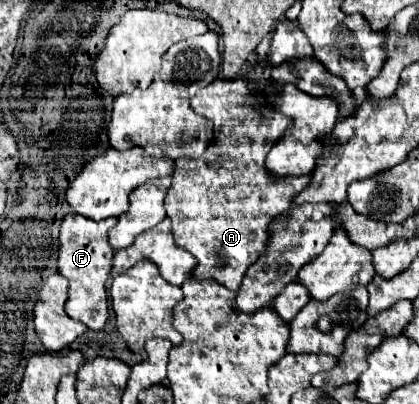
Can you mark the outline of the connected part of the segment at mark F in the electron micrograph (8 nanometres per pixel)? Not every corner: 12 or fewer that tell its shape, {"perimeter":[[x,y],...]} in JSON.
{"perimeter":[[67,215],[57,269],[65,311],[101,331],[117,219]]}

